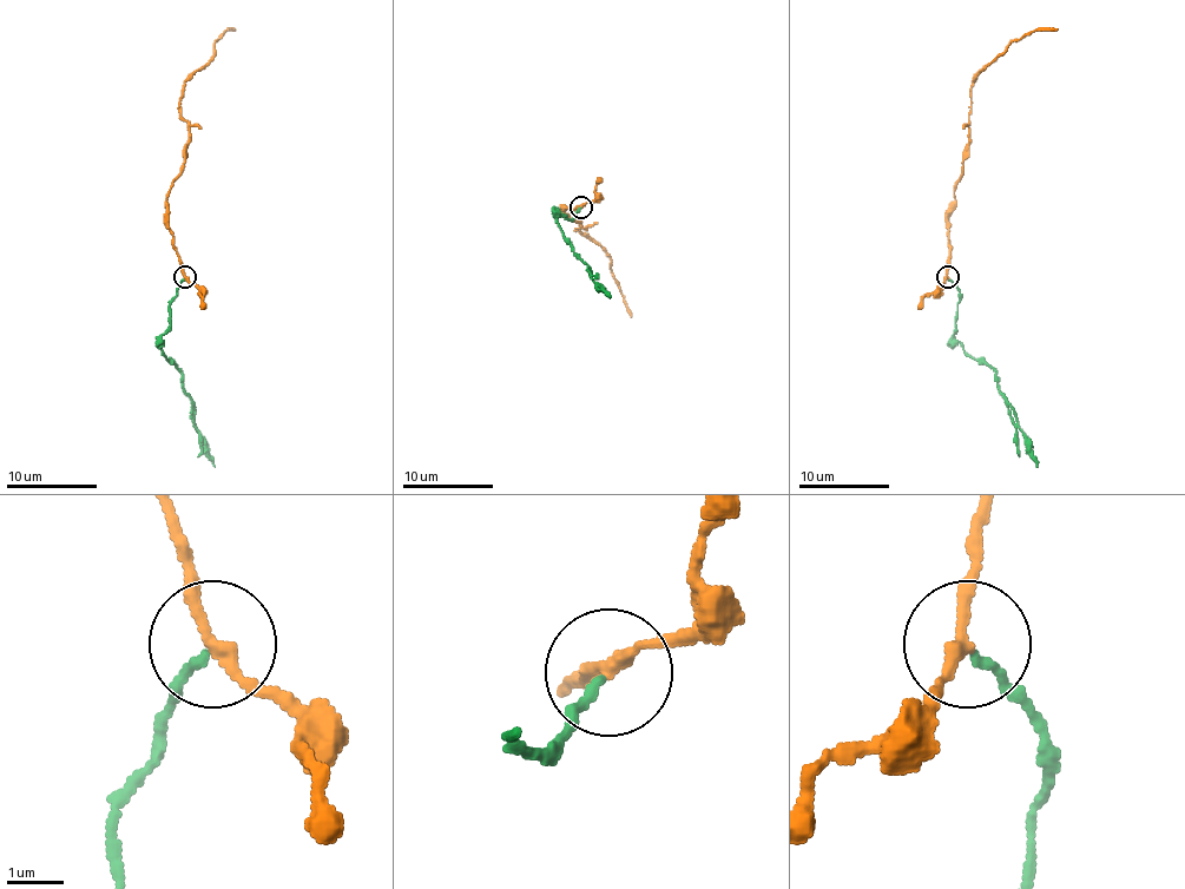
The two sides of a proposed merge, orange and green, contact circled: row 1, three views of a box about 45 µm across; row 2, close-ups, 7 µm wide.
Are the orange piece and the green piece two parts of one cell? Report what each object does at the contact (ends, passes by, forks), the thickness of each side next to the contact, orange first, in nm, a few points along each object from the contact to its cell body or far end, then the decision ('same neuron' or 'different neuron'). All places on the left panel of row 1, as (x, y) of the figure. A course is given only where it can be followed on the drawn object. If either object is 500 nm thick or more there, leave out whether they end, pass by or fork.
orange passes by; green ends there; 220 nm thick on the orange side, 170 nm on the other; orange runs (184, 276), (166, 221), (169, 189), (189, 142), (183, 85), (234, 28); green runs (184, 278), (169, 305), (169, 328), (159, 340), (162, 353), (183, 374), (191, 419), (214, 466); different neuron

